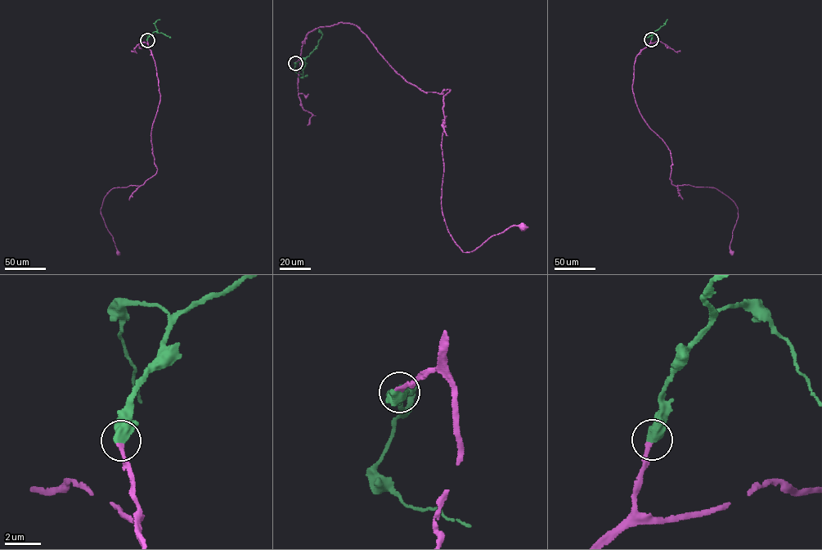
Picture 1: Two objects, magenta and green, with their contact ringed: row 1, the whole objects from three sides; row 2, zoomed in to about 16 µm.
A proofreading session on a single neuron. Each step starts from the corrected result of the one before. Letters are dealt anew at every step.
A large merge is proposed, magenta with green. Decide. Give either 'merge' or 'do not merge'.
merge

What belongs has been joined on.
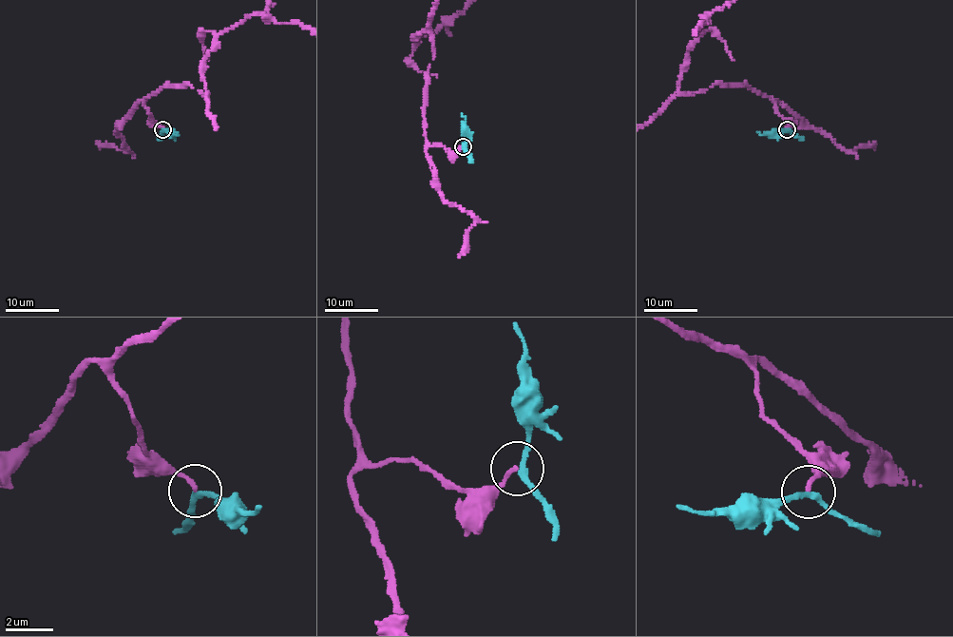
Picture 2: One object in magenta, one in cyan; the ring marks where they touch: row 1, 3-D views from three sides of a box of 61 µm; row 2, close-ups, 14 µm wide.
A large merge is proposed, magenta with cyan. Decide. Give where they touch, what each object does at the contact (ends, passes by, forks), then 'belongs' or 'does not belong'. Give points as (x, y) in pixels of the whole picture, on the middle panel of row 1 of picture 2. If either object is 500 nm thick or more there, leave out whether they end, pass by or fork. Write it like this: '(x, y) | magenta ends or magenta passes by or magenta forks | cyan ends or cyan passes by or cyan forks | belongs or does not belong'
(463, 146) | magenta ends | cyan passes by | does not belong

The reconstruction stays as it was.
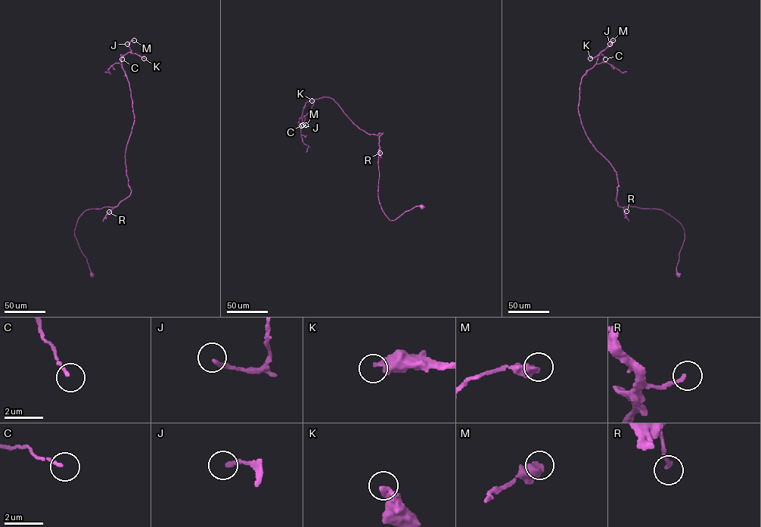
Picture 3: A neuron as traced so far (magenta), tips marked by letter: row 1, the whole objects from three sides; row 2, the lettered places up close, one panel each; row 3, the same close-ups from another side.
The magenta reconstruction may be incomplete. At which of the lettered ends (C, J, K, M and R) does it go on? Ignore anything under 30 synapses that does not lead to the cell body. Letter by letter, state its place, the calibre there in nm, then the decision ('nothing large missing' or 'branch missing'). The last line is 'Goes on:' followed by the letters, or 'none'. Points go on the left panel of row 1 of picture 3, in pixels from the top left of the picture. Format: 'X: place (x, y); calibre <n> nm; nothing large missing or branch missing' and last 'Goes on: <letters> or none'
C: place (122, 59); calibre 130 nm; nothing large missing
J: place (127, 44); calibre 190 nm; nothing large missing
K: place (144, 58); calibre 300 nm; nothing large missing
M: place (134, 40); calibre 550 nm; nothing large missing
R: place (109, 212); calibre 190 nm; branch missing
Goes on: R

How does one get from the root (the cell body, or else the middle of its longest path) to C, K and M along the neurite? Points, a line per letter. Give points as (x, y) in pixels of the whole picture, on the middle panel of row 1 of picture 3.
C: (422, 207), (392, 220), (382, 210), (383, 133), (358, 128), (325, 97), (306, 102), (302, 125)
K: (422, 207), (389, 220), (377, 195), (383, 133), (358, 128), (325, 97), (306, 102), (299, 119), (312, 100)
M: (422, 207), (392, 220), (382, 210), (383, 133), (358, 128), (325, 97), (306, 102), (299, 119), (305, 125)

